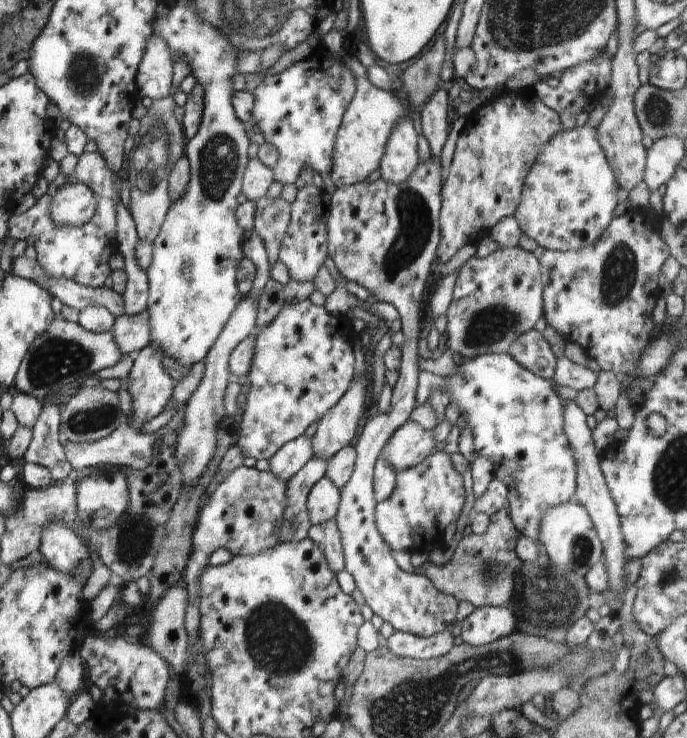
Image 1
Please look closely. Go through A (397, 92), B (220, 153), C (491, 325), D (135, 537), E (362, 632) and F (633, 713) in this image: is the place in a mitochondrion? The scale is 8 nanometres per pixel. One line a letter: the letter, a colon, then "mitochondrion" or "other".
A: other
B: mitochondrion
C: mitochondrion
D: mitochondrion
E: other
F: other

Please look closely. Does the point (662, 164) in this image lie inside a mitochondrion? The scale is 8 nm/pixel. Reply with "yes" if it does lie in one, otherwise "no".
no

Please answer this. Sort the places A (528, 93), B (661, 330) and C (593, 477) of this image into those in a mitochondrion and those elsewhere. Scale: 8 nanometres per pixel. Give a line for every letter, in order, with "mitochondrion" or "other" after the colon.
A: other
B: other
C: other

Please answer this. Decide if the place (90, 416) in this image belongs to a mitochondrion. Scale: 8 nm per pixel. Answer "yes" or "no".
yes

